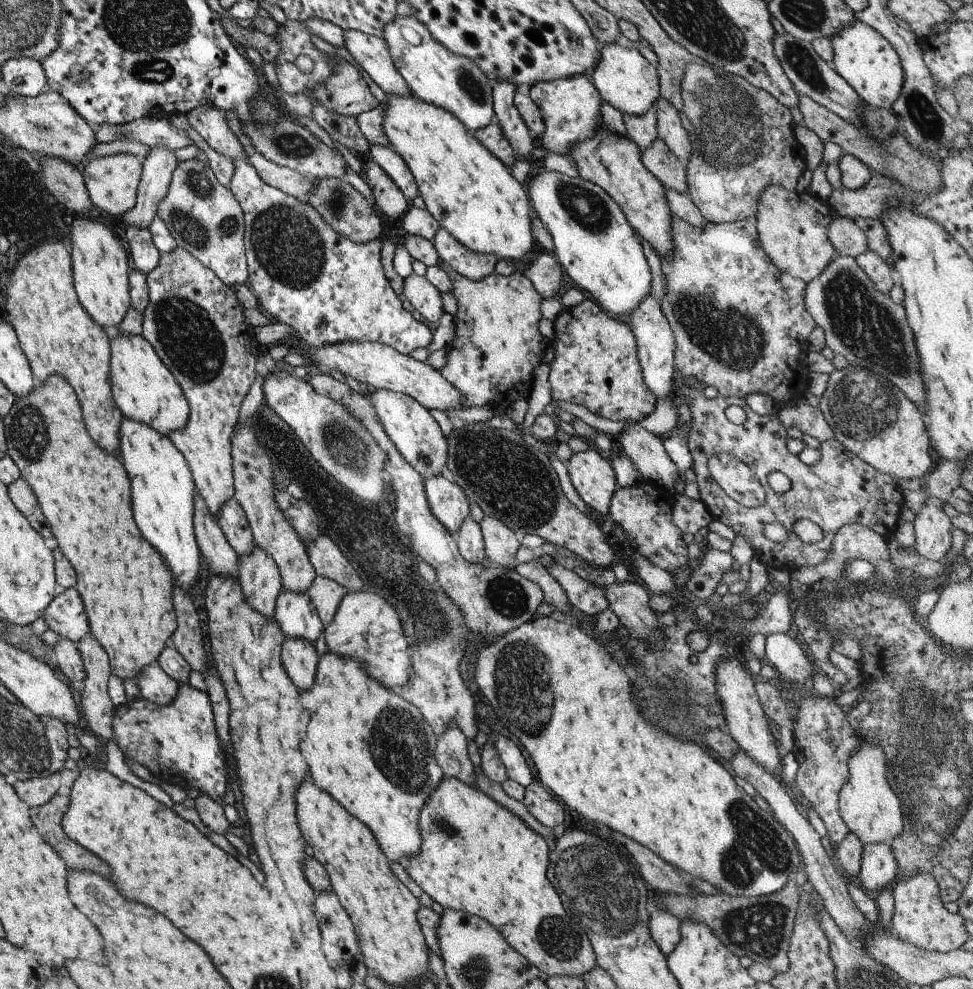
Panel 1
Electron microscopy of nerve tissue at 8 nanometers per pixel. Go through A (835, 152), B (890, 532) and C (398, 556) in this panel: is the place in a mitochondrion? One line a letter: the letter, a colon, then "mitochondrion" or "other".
A: other
B: other
C: other

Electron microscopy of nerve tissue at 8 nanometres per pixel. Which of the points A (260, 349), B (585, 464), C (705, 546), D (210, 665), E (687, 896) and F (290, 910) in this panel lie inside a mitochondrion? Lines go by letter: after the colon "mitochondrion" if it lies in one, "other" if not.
A: other
B: other
C: other
D: other
E: other
F: other

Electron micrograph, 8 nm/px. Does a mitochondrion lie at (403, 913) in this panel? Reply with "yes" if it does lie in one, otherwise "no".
no

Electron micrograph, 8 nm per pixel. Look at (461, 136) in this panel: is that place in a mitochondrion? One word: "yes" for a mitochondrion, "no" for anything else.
no

